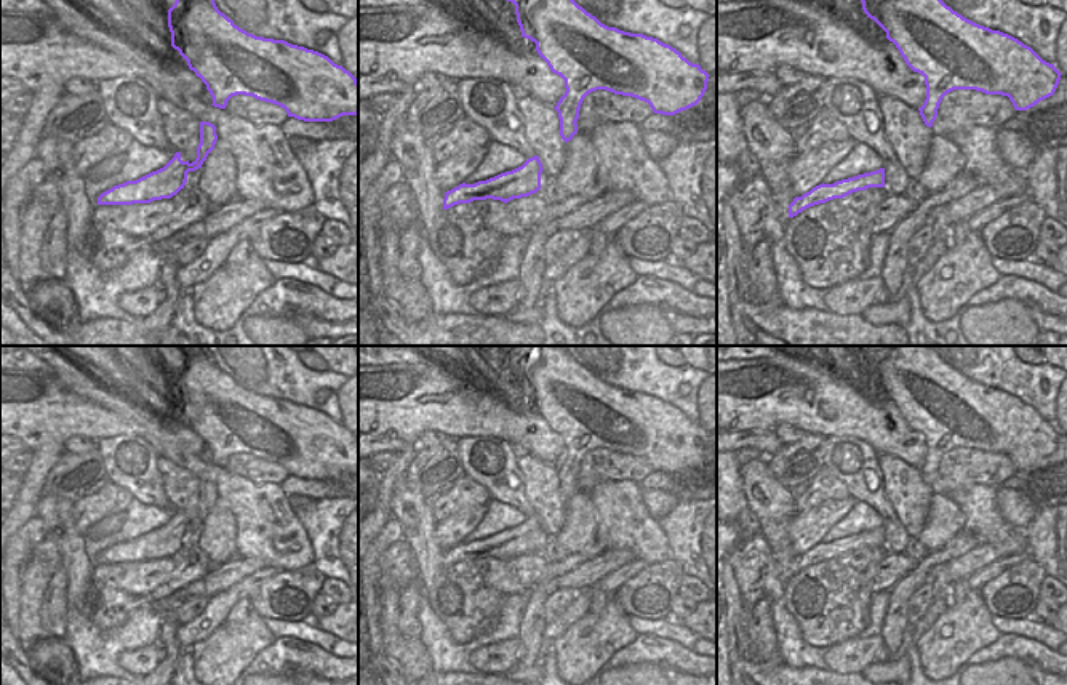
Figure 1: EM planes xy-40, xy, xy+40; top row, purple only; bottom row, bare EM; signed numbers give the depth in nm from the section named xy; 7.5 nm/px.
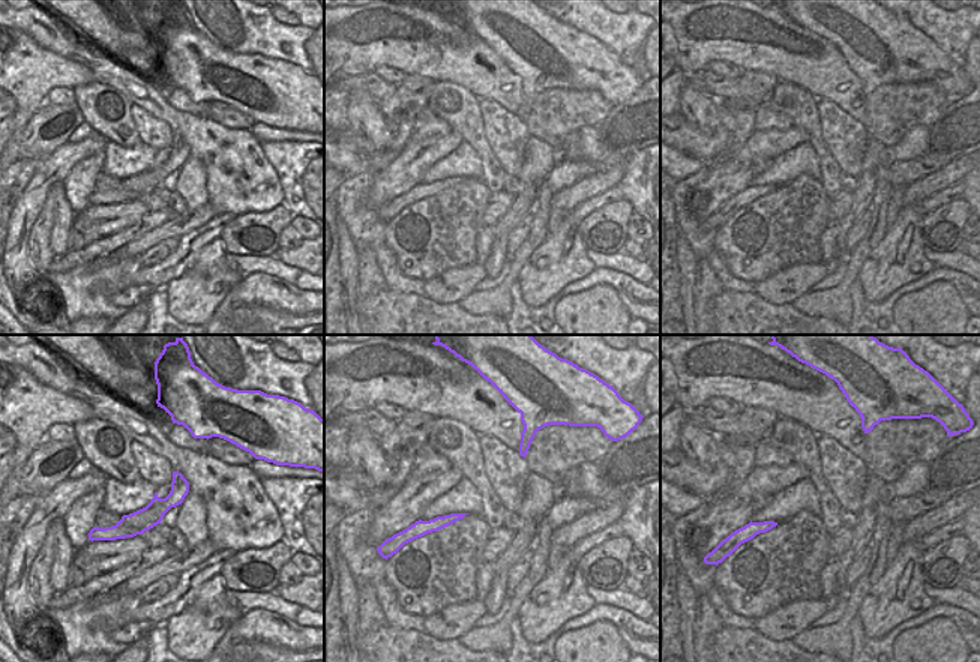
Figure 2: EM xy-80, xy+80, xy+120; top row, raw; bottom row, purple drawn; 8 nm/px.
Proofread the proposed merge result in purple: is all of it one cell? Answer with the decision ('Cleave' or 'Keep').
Cleave

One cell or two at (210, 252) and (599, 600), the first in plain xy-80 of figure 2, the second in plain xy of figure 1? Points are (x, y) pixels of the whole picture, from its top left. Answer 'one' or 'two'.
one

